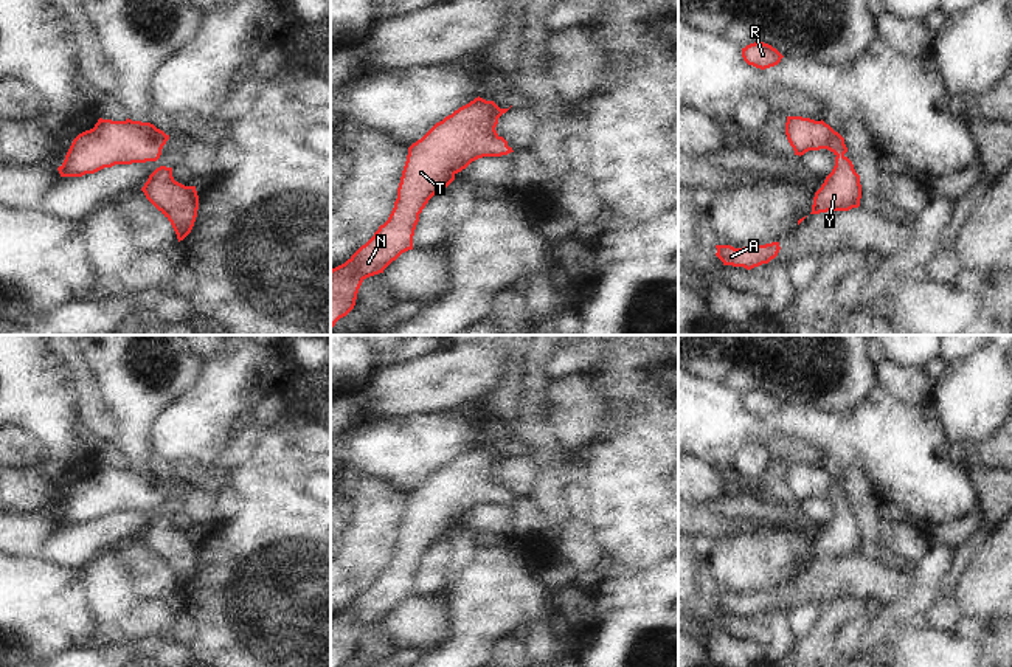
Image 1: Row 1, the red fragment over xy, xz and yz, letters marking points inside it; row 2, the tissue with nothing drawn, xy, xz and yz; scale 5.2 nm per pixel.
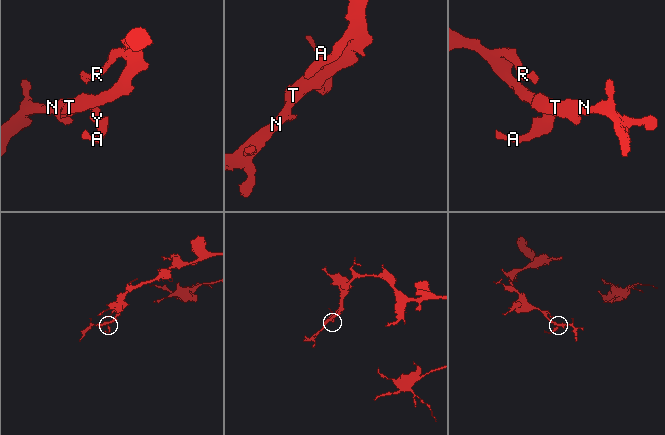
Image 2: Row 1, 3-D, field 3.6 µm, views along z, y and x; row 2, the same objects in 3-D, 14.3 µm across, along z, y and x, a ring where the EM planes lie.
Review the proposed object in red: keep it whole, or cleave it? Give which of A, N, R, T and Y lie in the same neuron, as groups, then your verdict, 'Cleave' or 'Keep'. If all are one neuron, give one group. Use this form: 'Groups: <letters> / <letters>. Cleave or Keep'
Groups: A N R T Y. Keep

